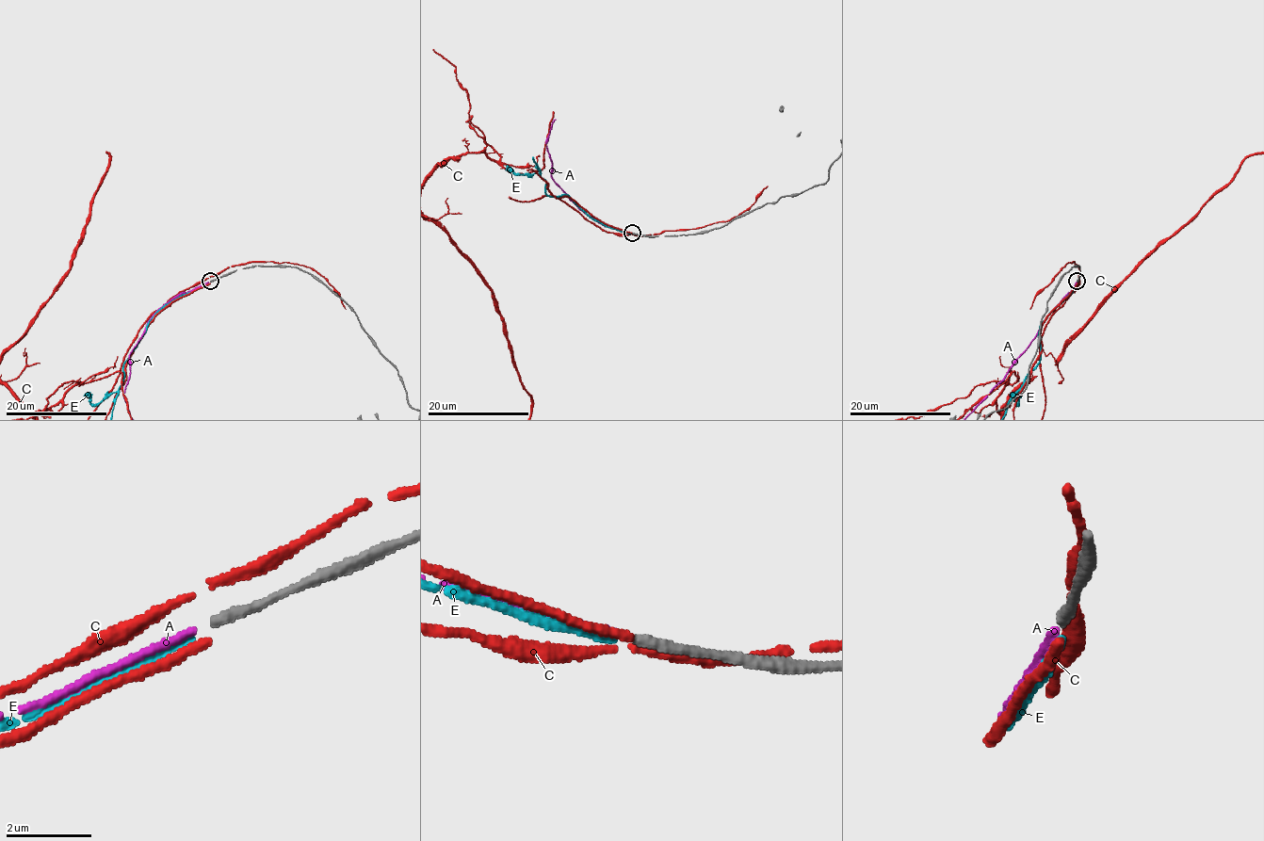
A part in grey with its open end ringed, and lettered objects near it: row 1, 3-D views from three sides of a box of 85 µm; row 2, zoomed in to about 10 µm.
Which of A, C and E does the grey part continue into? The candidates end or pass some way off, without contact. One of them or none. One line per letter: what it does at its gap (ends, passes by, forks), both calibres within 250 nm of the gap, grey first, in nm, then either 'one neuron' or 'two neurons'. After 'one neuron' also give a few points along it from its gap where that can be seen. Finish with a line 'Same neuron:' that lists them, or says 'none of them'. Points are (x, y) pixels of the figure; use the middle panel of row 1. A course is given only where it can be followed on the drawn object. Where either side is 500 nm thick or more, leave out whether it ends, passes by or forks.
A: it ends; calibres 240 and 180 nm; one neuron
C: it ends; calibres 240 and 240 nm; two neurons
E: it ends; calibres 240 and 170 nm; two neurons
Same neuron: A

